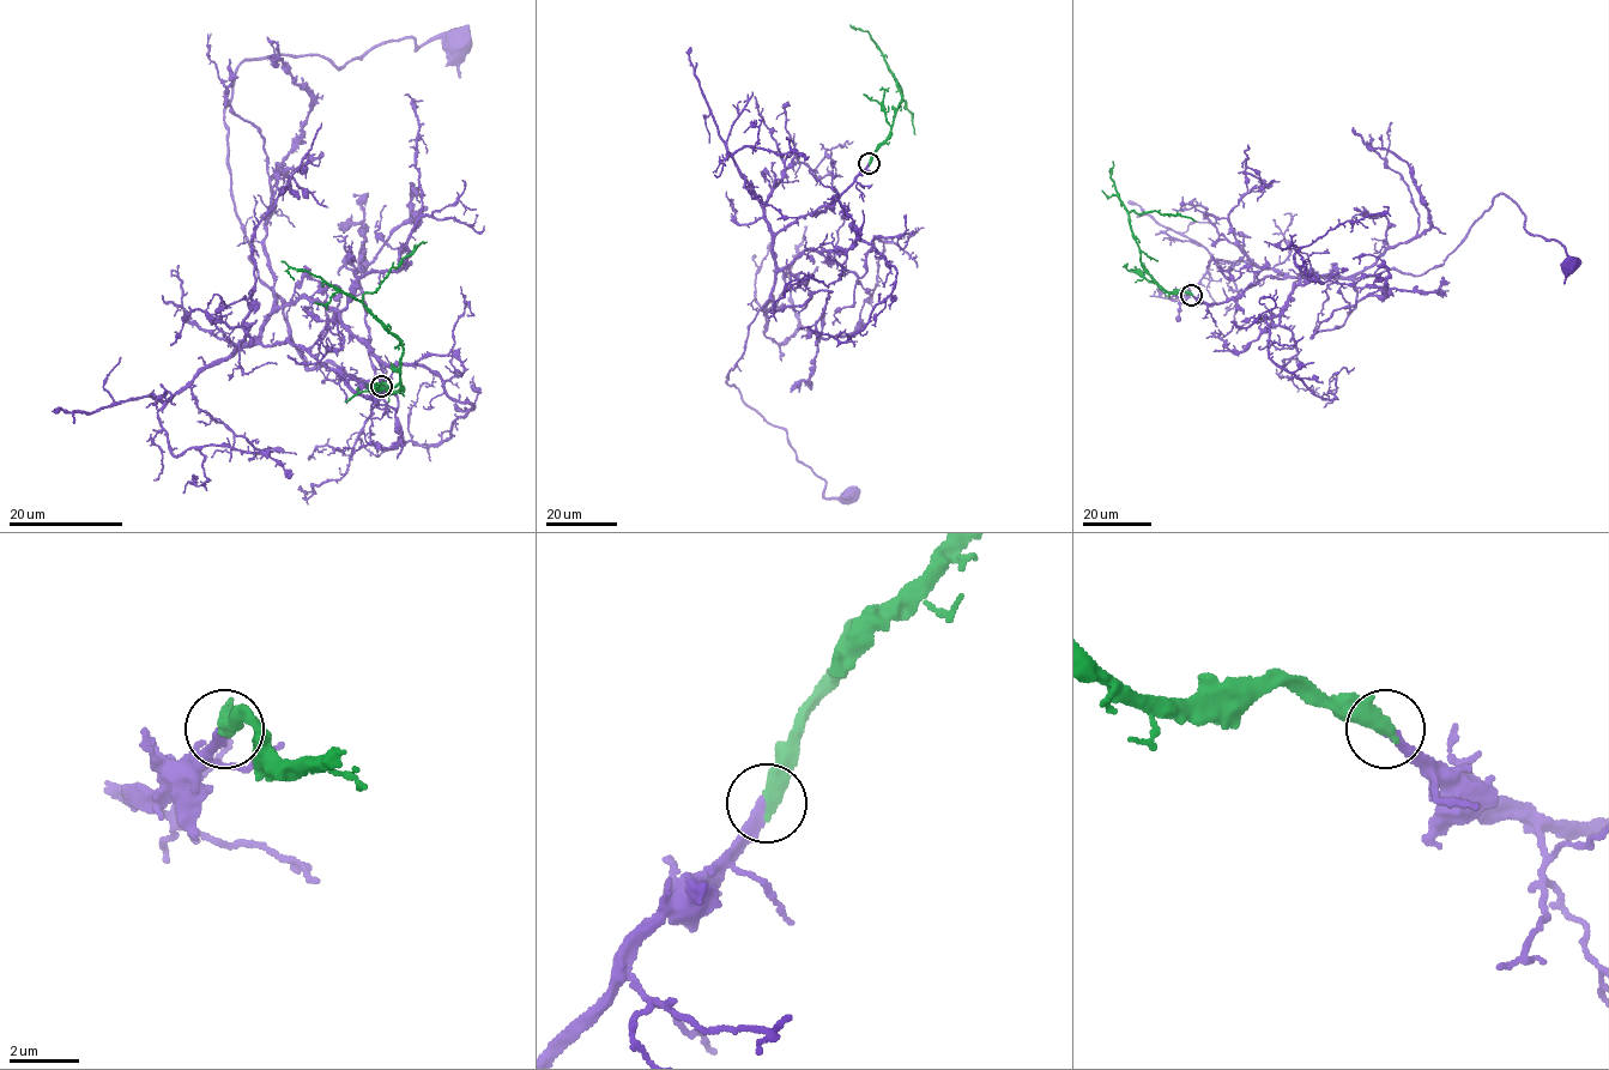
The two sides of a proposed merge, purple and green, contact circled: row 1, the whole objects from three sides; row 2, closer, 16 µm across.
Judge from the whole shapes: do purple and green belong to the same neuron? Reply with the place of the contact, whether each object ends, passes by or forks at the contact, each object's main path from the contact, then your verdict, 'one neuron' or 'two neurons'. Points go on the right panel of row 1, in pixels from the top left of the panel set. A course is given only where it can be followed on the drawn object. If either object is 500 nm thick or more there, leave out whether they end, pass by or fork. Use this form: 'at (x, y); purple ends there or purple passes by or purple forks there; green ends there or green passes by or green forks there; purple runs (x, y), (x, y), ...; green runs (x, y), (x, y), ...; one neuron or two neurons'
at (1191, 295); purple runs (1191, 295), (1229, 301), (1266, 276), (1420, 276), (1500, 193), (1530, 234), (1577, 260), (1570, 263); green runs (1191, 295), (1165, 290), (1144, 268), (1129, 213), (1159, 211), (1196, 221); one neuron

